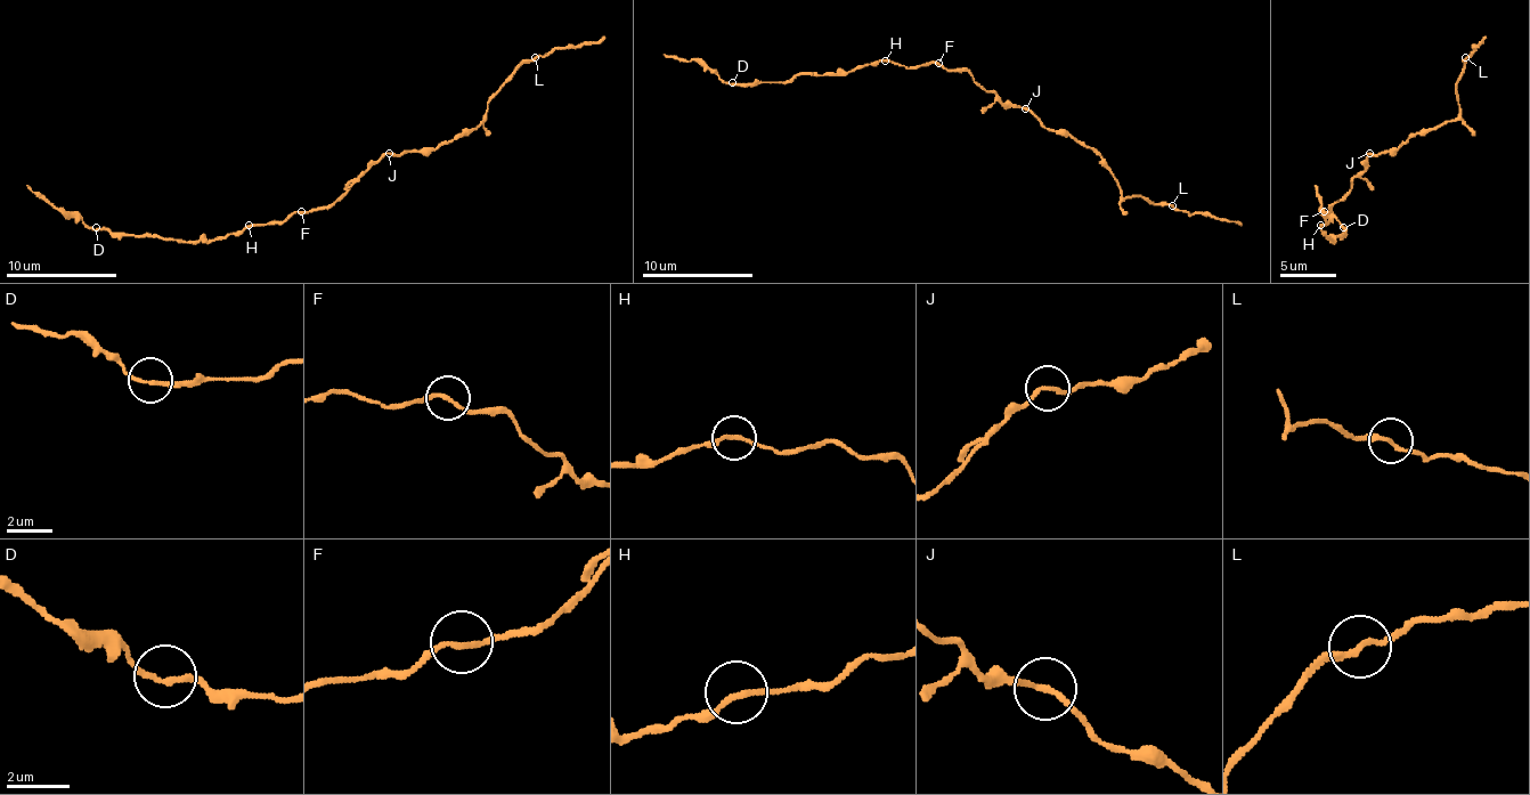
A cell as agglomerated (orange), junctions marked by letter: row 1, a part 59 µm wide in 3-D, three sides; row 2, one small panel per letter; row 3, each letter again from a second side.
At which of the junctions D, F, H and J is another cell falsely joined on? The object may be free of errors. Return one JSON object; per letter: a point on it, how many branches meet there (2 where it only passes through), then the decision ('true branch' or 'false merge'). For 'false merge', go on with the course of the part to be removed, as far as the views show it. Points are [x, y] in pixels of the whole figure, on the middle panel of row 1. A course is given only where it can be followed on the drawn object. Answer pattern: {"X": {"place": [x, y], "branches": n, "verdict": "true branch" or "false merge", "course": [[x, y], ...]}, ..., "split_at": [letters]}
{"D": {"place": [732, 82], "branches": 2, "verdict": "true branch"}, "F": {"place": [938, 63], "branches": 2, "verdict": "true branch"}, "H": {"place": [885, 61], "branches": 2, "verdict": "true branch"}, "J": {"place": [1025, 108], "branches": 2, "verdict": "true branch"}, "split_at": []}

